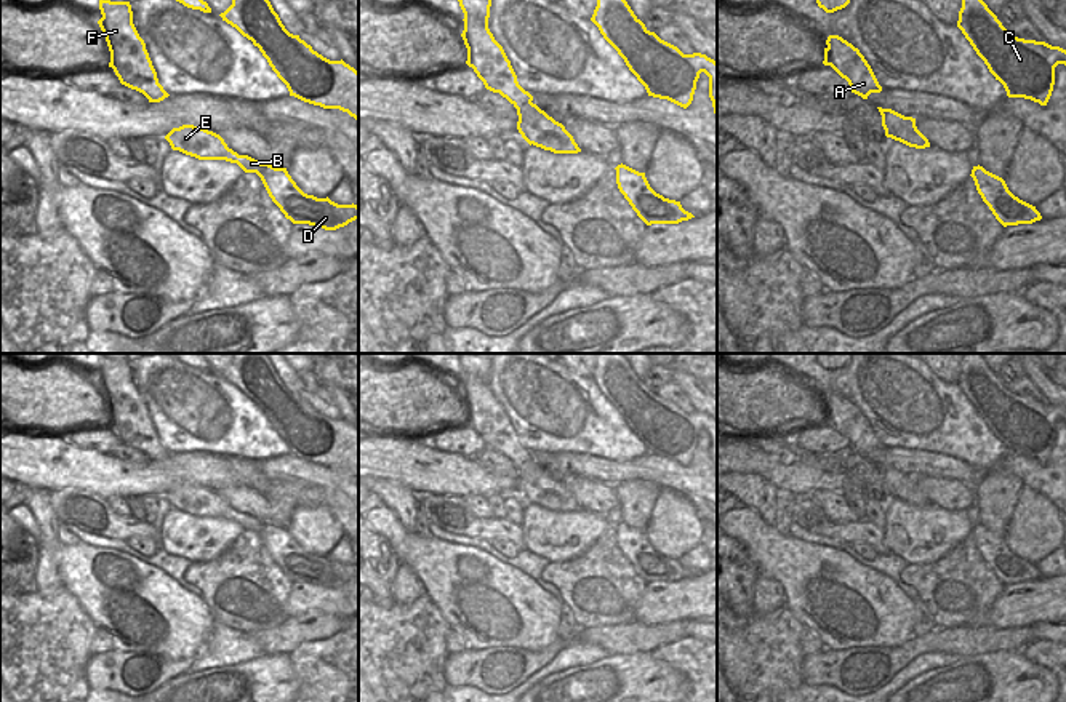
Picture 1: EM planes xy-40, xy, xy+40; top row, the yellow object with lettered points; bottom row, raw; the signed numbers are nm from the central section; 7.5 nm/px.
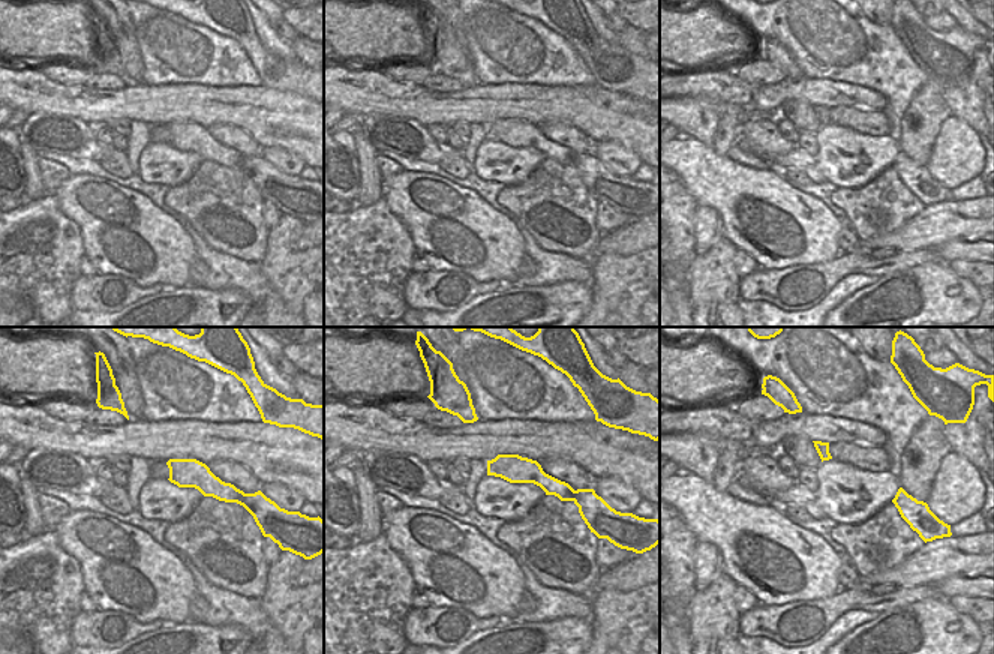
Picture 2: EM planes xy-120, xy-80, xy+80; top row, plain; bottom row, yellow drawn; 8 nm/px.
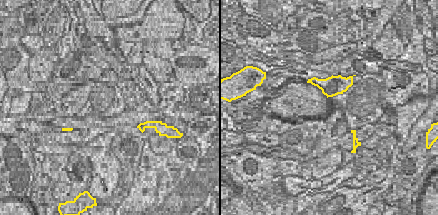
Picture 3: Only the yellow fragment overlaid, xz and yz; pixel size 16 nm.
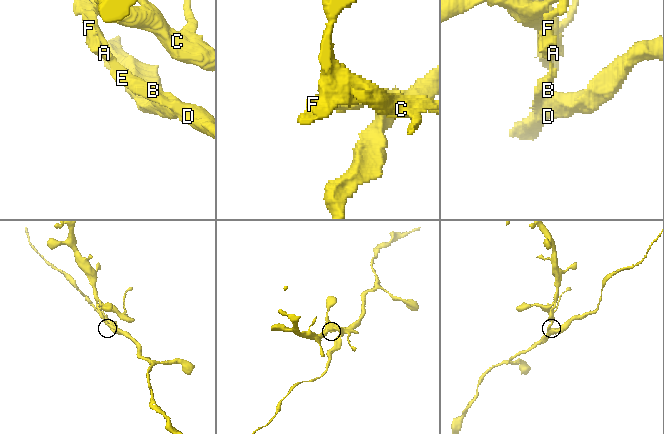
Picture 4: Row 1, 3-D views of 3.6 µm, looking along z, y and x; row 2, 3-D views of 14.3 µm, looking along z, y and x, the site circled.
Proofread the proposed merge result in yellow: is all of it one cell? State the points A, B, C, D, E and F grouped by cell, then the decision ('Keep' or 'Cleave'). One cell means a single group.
Groups: A C F / B D E. Cleave.

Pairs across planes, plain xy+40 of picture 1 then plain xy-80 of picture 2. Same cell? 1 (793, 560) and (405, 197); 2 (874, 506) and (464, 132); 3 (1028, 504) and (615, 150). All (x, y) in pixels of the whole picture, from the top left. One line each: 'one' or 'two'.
1: one
2: one
3: one

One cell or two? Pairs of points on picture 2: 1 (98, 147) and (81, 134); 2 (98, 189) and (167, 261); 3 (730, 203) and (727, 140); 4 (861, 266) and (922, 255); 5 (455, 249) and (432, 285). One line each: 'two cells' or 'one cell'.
1: one cell
2: one cell
3: two cells
4: one cell
5: two cells

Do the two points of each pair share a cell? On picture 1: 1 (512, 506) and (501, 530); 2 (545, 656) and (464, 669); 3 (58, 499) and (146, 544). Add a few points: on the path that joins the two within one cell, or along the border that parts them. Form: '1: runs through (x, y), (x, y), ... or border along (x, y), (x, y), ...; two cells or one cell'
1: border along (504, 518), (520, 526); two cells
2: runs through (525, 670), (522, 674), (484, 672); one cell
3: border along (157, 539), (130, 538), (127, 541); two cells

